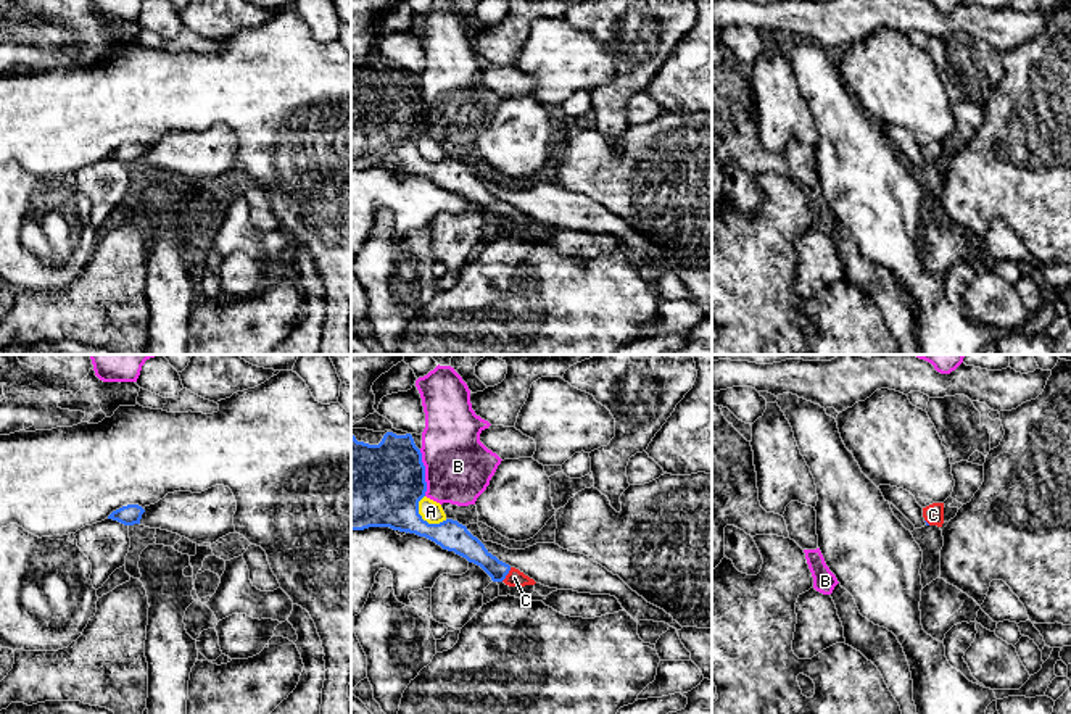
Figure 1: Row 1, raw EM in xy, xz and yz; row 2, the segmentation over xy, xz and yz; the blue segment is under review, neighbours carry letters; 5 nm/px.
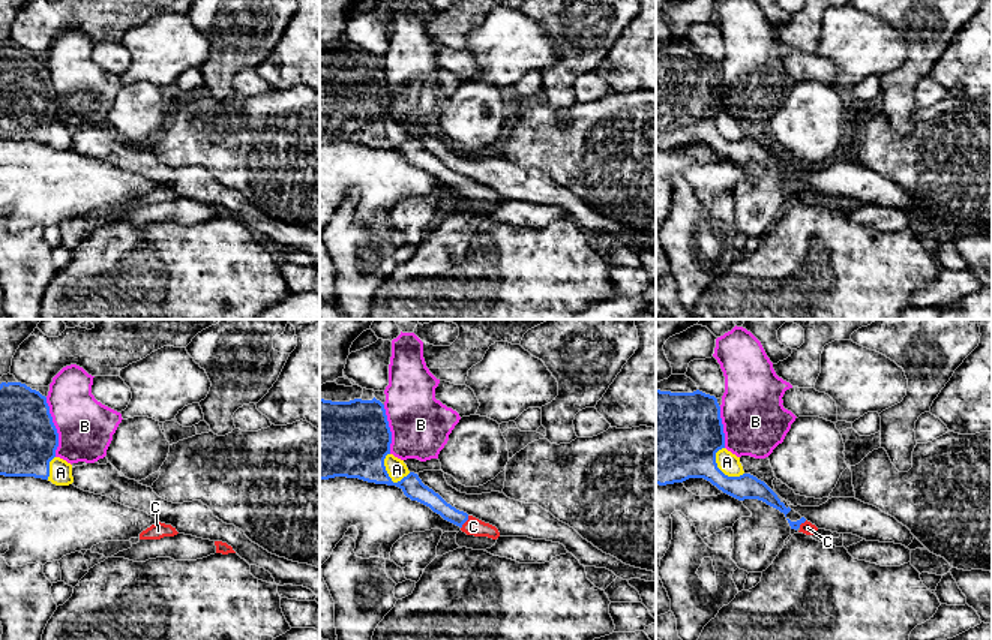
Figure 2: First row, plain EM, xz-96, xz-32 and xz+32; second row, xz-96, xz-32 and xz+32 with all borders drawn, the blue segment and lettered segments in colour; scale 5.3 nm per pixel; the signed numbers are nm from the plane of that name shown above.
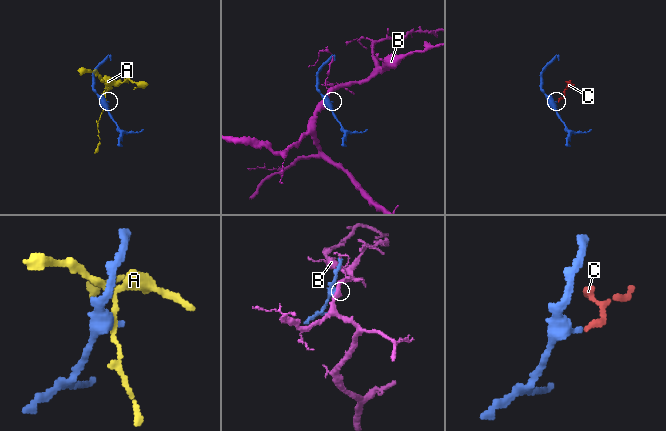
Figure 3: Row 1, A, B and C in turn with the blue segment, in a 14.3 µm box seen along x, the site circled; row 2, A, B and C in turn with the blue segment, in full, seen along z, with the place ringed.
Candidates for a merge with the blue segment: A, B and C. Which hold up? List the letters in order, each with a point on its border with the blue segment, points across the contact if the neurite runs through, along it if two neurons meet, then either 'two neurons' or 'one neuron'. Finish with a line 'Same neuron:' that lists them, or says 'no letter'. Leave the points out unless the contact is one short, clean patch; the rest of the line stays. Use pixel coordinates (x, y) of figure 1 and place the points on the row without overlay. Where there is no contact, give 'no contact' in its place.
A: contact xz (425, 160); border xz (417, 141), (417, 150), (429, 161), (446, 158); two neurons
B: contact xz (424, 112); two neurons
C: contact xz (508, 211); way xz (466, 184), (498, 210), (508, 211), (514, 216); one neuron
Same neuron: C

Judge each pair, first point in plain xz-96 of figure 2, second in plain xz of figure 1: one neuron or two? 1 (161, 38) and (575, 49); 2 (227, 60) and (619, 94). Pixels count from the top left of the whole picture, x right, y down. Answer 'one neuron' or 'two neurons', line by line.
1: one neuron
2: one neuron

